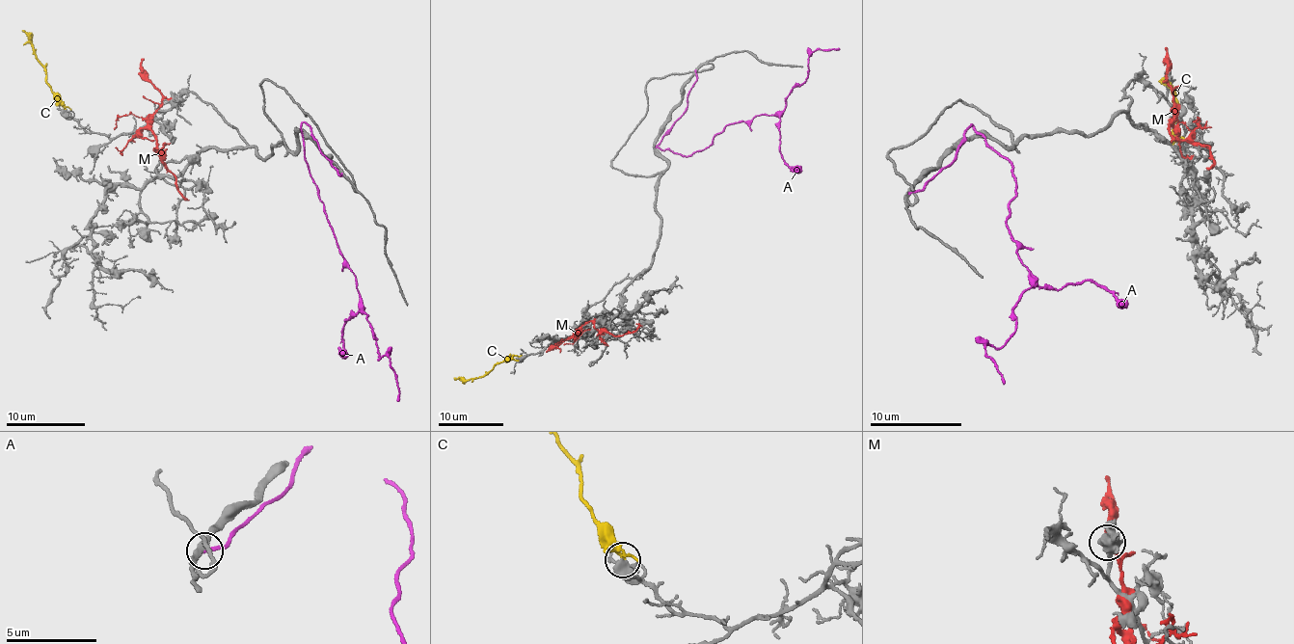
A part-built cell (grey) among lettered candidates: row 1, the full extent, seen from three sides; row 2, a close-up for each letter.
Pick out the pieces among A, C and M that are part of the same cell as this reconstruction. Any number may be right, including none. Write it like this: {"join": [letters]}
{"join": []}

